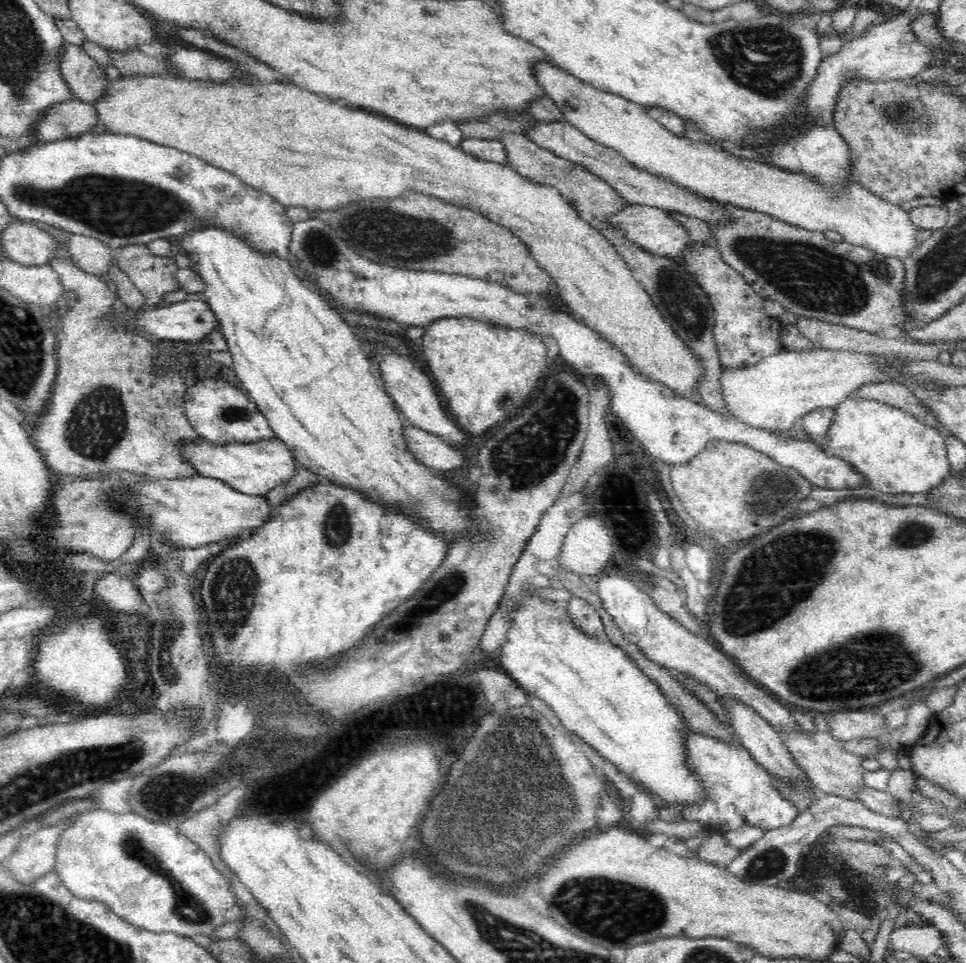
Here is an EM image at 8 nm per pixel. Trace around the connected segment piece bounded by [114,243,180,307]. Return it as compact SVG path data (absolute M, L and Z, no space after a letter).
M134 243L115 249L114 257L117 267L126 273L130 282L142 293L149 307L166 305L162 296L167 292L180 289L176 275L174 275L174 272L179 269L174 257L154 255L148 249L147 244L137 245Z

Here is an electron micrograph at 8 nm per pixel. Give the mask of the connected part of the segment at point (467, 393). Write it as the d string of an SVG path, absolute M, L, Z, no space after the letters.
M468 317L441 318L425 328L422 356L428 364L427 369L430 370L431 378L436 382L440 393L448 400L448 413L467 434L484 434L488 428L514 416L516 410L520 410L526 400L534 394L538 382L550 372L547 347L542 337L523 328L514 330Z

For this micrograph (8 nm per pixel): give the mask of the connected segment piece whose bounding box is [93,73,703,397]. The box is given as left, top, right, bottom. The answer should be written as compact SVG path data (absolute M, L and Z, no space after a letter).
M259 73L248 76L241 74L240 77L228 80L224 83L216 82L198 82L196 79L174 79L172 77L148 77L136 75L134 77L123 76L122 79L110 81L106 88L104 96L100 98L93 106L95 113L98 113L99 126L105 126L110 134L120 133L133 135L137 138L145 139L148 142L154 142L162 146L170 146L182 152L193 154L195 157L201 158L203 161L210 163L212 166L217 166L219 169L226 170L252 188L269 194L274 198L275 202L282 204L287 209L290 207L303 207L310 214L322 210L338 210L342 206L348 206L356 200L362 199L394 199L400 198L402 193L407 190L420 191L430 197L440 198L442 201L454 204L461 208L474 210L479 214L489 218L492 222L499 224L517 234L524 244L530 249L533 257L538 261L538 264L551 277L553 282L556 282L559 294L558 299L561 304L572 313L576 318L582 319L584 324L590 329L594 329L600 333L600 337L604 337L607 342L617 350L622 351L628 357L630 367L634 367L634 371L638 371L640 375L644 375L646 379L654 379L666 385L666 387L674 390L674 393L689 397L689 395L699 390L699 378L703 375L703 364L699 358L686 347L684 341L673 331L673 328L668 324L662 313L654 306L653 300L648 296L648 293L642 288L642 285L634 278L632 271L627 267L626 261L618 254L618 251L610 244L606 237L602 236L589 222L586 222L579 214L579 210L573 208L564 197L551 186L545 184L536 184L523 176L520 176L511 165L497 162L486 162L474 157L472 154L464 152L459 147L450 146L446 142L431 138L425 134L423 130L418 130L406 125L396 123L394 120L385 118L384 116L374 116L374 114L366 114L360 108L352 106L340 106L335 101L325 96L320 96L314 92L308 91L294 83L284 84L284 82L261 82Z

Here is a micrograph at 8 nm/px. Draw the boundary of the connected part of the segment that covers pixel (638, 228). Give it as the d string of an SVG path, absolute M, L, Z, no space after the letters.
M636 204L628 205L622 212L612 215L609 222L617 226L630 242L641 246L650 254L679 258L683 254L683 250L693 241L685 226L674 220L671 215L672 212L665 209Z

